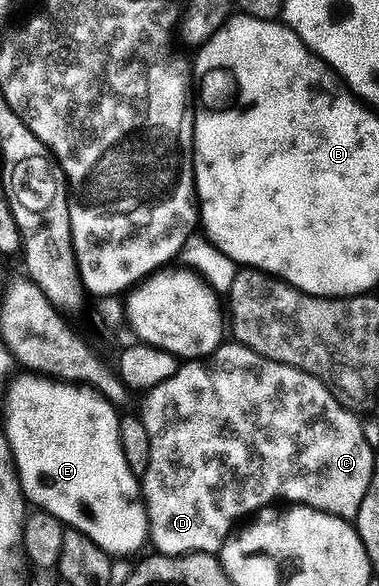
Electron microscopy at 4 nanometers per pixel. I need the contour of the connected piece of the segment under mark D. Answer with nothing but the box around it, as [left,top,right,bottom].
[139,340,356,555]

